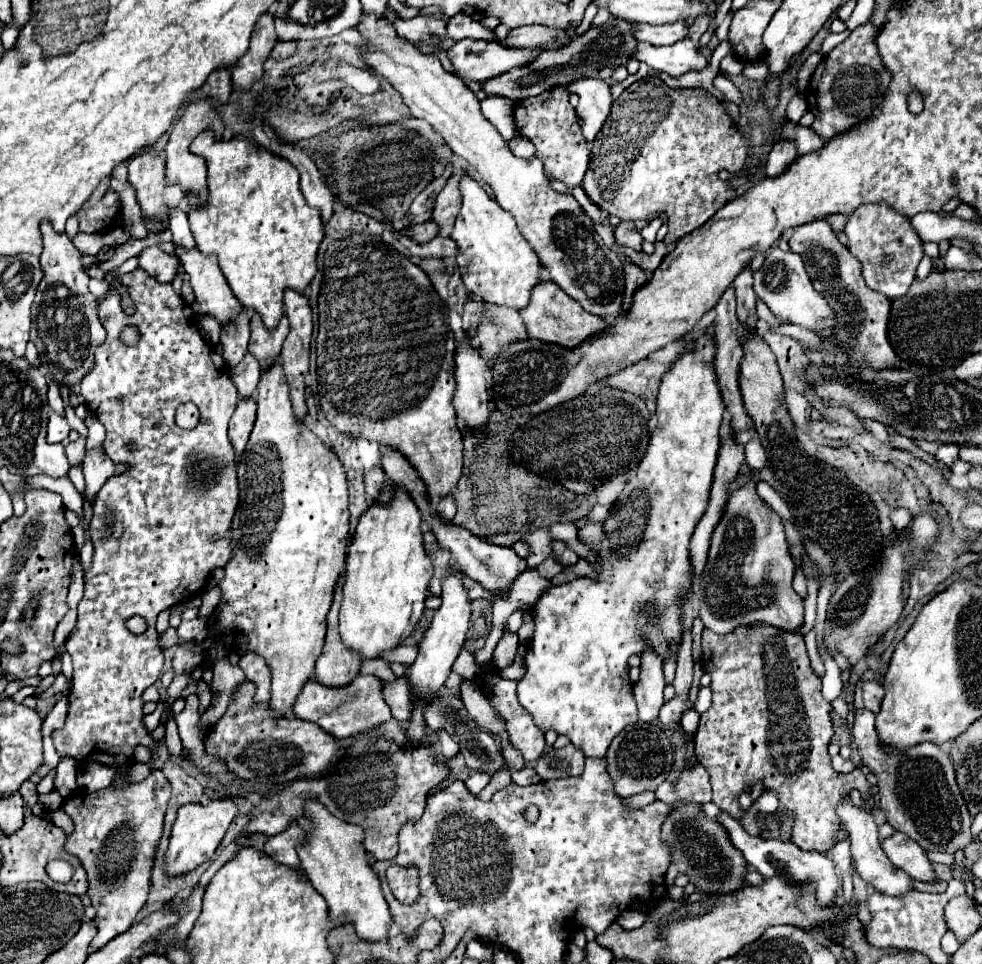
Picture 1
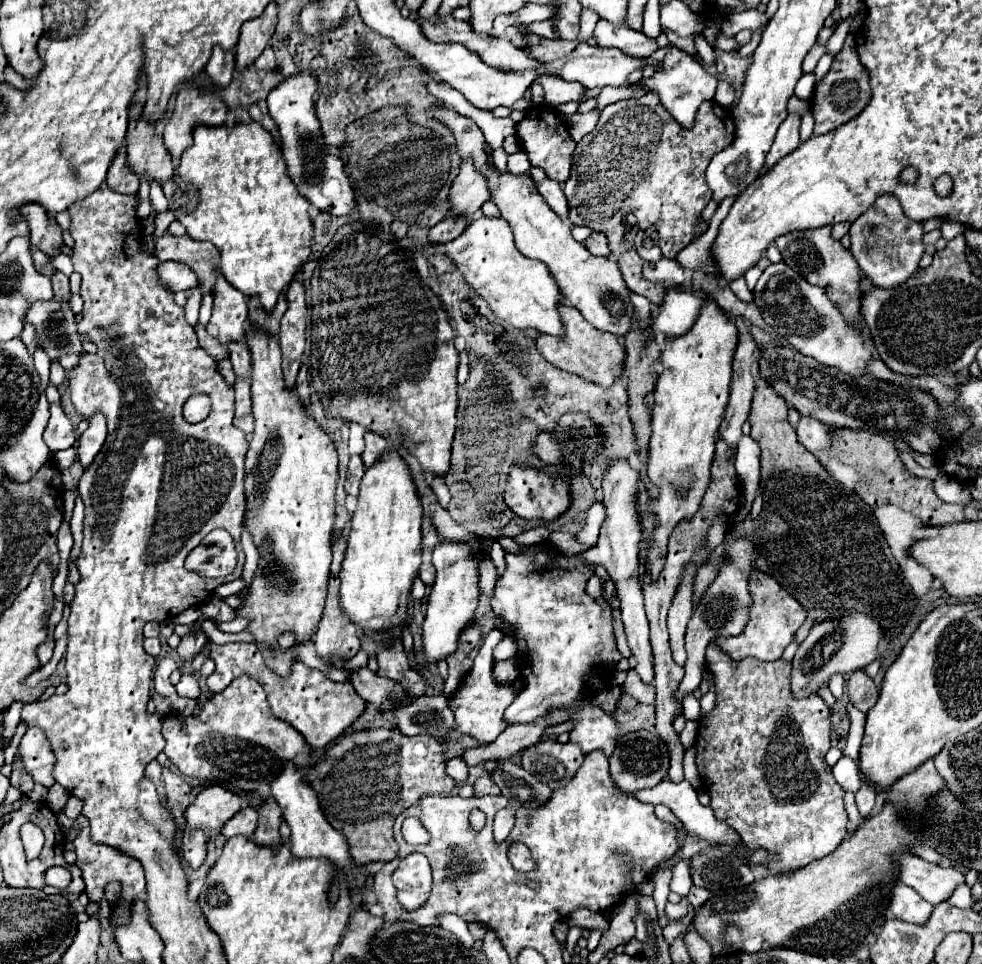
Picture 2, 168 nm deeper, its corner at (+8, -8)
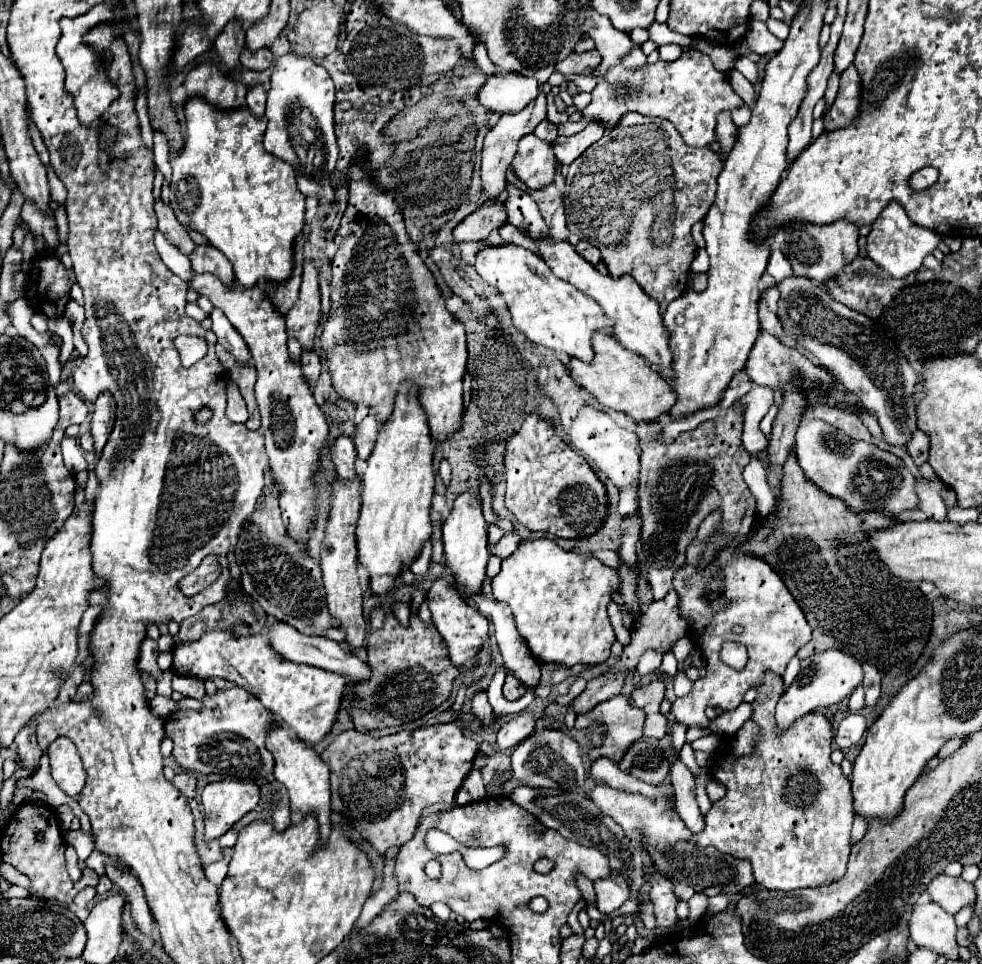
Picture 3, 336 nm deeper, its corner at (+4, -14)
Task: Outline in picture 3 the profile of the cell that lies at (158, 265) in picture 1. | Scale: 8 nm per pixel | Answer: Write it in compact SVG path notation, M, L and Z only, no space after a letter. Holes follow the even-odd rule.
M195 274L189 286L197 294L205 294L215 308L223 310L229 322L237 328L237 332L247 342L251 356L257 368L257 384L255 396L261 410L261 426L265 434L265 448L269 456L269 466L273 470L273 480L281 488L279 506L283 514L283 522L293 540L307 544L309 542L309 524L315 518L315 482L313 474L319 466L319 454L325 448L329 426L325 414L317 406L311 388L303 376L301 362L289 358L287 352L287 334L285 334L285 318L271 306L267 294L259 288L243 288L237 282L229 288L213 274Z

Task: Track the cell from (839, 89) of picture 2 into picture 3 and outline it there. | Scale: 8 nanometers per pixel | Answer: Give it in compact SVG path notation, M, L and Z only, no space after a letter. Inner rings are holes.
M849 66L841 74L841 86L835 104L831 112L825 116L825 130L847 126L857 116L859 102L861 102L861 78L857 74L857 68Z

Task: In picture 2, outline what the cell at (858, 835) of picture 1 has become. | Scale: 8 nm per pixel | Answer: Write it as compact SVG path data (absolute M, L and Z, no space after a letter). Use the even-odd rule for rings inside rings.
M895 882L895 888L891 888L889 910L905 922L925 924L933 912L933 904L923 900L917 892L913 892L913 888L905 886L903 882Z

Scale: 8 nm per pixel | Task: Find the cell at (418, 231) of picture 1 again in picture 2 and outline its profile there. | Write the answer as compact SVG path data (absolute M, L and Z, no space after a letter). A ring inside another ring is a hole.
M447 216L443 218L439 224L435 224L431 230L429 230L429 242L431 244L445 244L453 238L457 238L463 230L465 230L467 222L461 220L461 218L453 218L453 216Z

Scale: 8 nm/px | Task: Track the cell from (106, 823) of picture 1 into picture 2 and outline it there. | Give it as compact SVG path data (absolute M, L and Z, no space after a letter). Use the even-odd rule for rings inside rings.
M79 814L75 820L73 820L73 826L71 826L77 834L75 834L75 840L73 840L73 846L75 846L75 852L77 852L77 866L81 868L83 872L83 882L85 882L85 894L89 898L89 902L103 902L105 900L105 888L109 882L119 882L121 888L117 892L117 898L115 902L111 904L111 916L109 916L109 924L113 928L119 928L123 924L129 924L131 922L131 908L135 904L135 900L139 898L139 894L145 892L145 876L143 876L143 866L139 864L139 860L127 856L125 852L121 850L115 850L113 846L107 846L107 844L95 844L89 836L89 824L87 824L87 818L83 814Z

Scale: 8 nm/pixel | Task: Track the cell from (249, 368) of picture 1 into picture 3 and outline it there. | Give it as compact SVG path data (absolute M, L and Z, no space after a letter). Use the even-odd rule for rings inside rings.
M213 310L211 312L211 320L213 320L213 332L217 334L217 340L219 344L231 352L235 356L237 362L249 362L251 360L251 354L249 354L249 348L247 344L243 342L243 338L237 334L237 330L231 326L231 322L227 322L227 316L221 312L221 310Z

